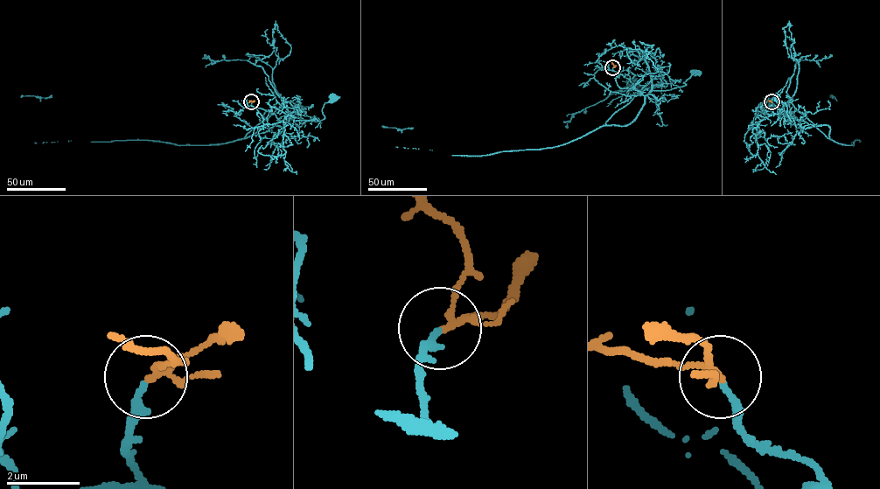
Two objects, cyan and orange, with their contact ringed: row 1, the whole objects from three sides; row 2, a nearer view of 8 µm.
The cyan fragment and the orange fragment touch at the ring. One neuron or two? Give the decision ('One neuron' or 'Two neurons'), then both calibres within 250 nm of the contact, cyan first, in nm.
One neuron. Thickness 190 nm (cyan) against 120 nm

